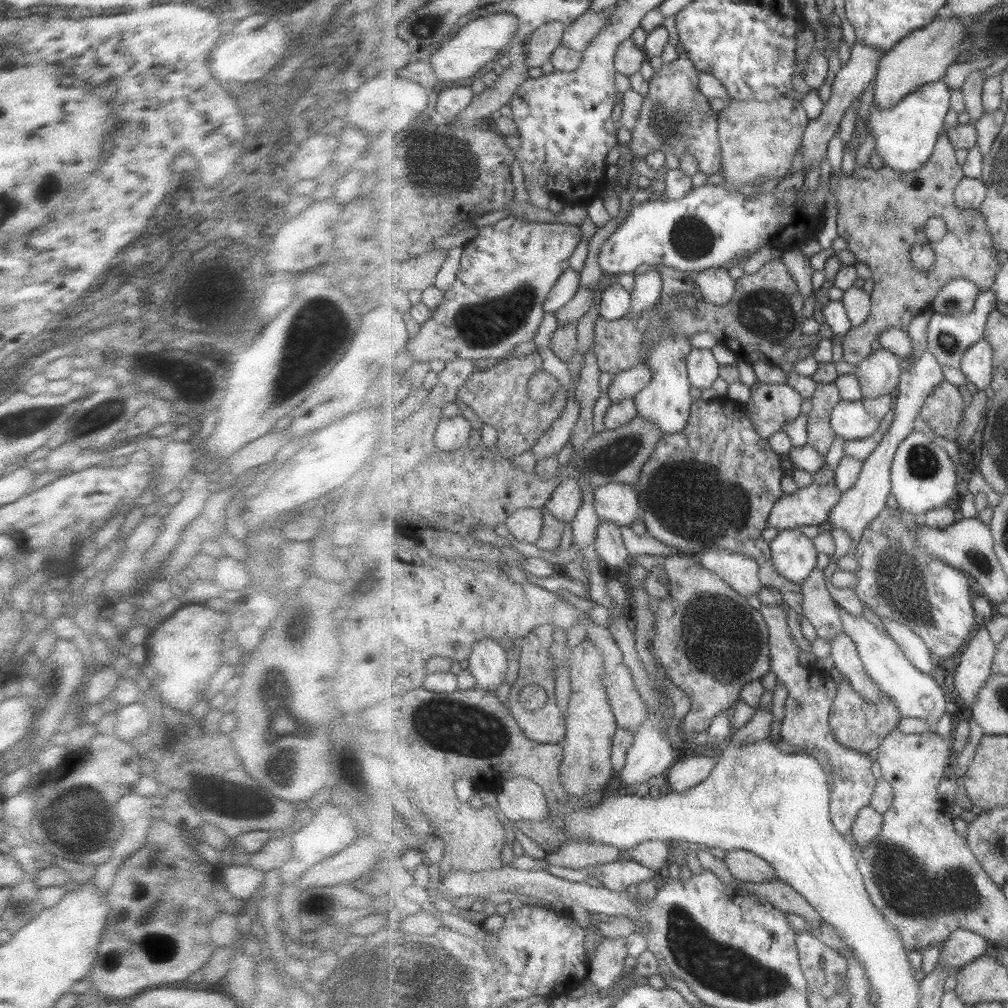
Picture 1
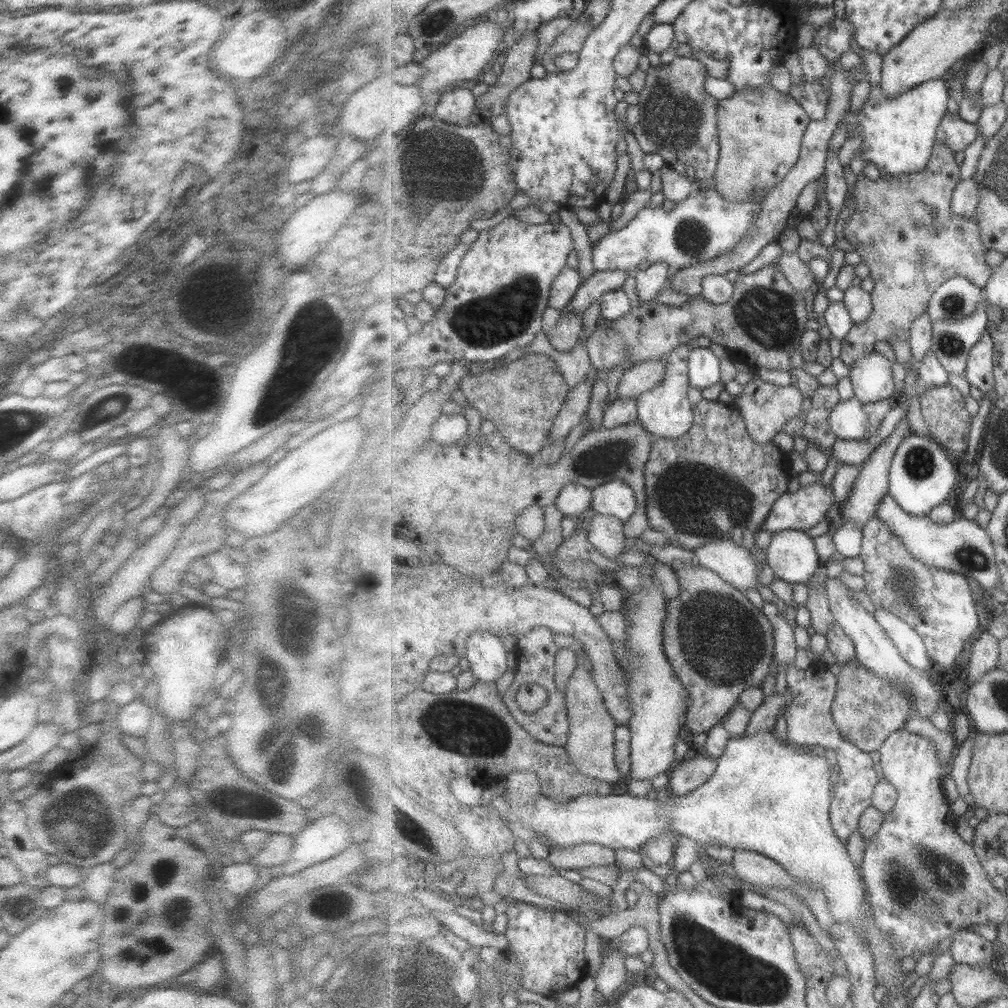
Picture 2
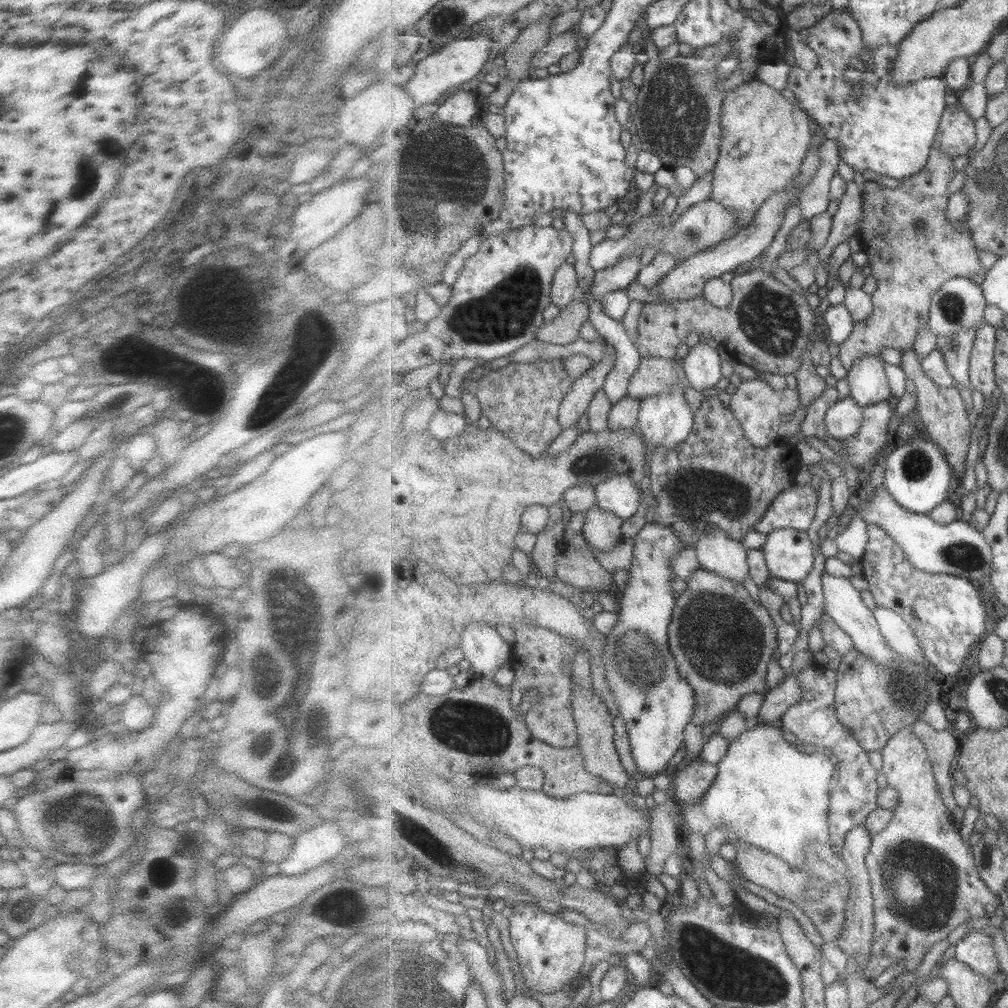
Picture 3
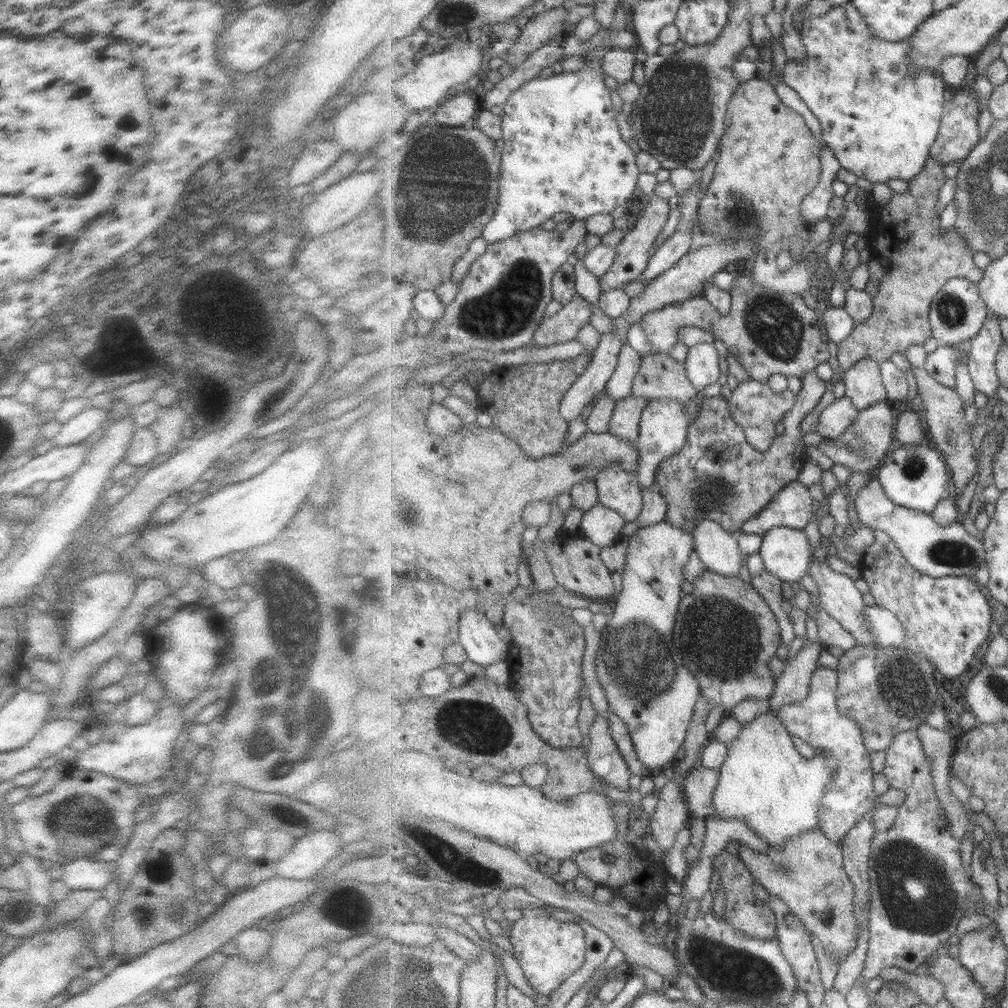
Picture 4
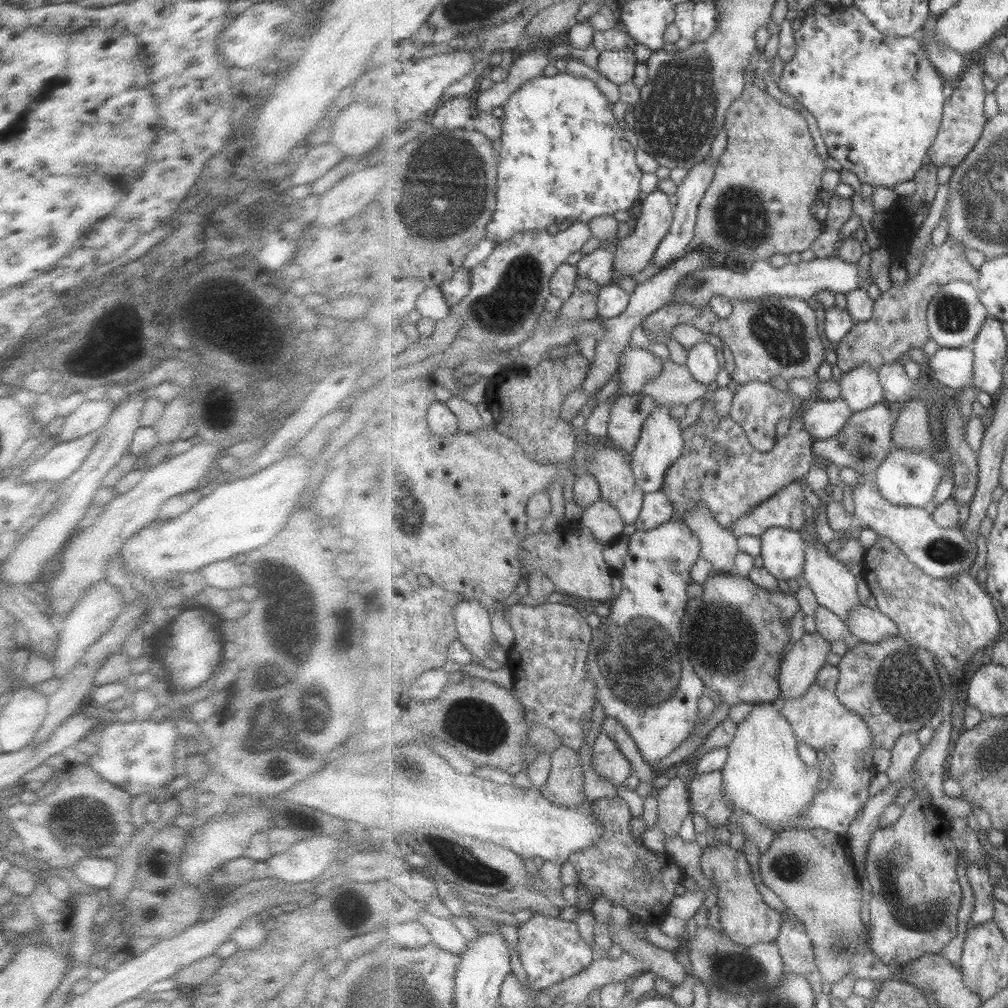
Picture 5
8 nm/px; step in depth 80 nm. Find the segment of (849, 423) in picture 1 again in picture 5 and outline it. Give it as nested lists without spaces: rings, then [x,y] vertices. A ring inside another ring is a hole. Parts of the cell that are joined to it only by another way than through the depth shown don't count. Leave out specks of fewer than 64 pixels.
[[[839,398],[813,402],[803,416],[804,427],[816,441],[835,438],[847,420],[853,416],[851,407]]]

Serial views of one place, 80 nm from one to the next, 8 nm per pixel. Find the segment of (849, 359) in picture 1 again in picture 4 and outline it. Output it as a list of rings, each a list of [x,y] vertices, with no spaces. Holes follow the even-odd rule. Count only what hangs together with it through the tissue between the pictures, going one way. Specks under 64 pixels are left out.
[[[930,157],[927,159],[926,166],[923,167],[923,170],[915,176],[915,178],[911,179],[909,183],[908,189],[903,193],[896,193],[894,192],[894,195],[891,197],[891,200],[889,201],[889,204],[886,204],[885,206],[879,206],[876,205],[873,206],[873,213],[871,214],[871,231],[870,234],[872,236],[872,241],[868,244],[869,247],[872,249],[872,254],[877,262],[881,264],[881,268],[883,268],[883,279],[880,283],[880,290],[878,294],[874,297],[874,312],[873,316],[871,316],[871,319],[865,320],[863,322],[857,322],[853,332],[851,332],[851,335],[841,344],[836,346],[836,356],[838,359],[838,364],[843,372],[847,372],[851,367],[855,366],[860,360],[863,359],[871,359],[878,361],[879,363],[889,361],[889,358],[893,356],[893,354],[904,354],[911,348],[911,346],[923,346],[929,339],[932,338],[932,329],[930,326],[930,308],[932,306],[933,300],[935,299],[935,296],[938,295],[940,291],[942,291],[943,286],[947,285],[947,282],[951,281],[955,278],[963,278],[966,280],[969,280],[970,282],[973,282],[975,284],[978,284],[983,280],[984,271],[982,269],[978,268],[978,265],[975,265],[975,258],[974,258],[974,252],[968,242],[963,240],[945,240],[943,238],[943,234],[940,231],[940,214],[936,211],[936,208],[938,207],[938,200],[939,200],[939,191],[941,190],[941,187],[945,184],[945,176],[943,175],[943,166],[945,164],[941,164],[939,161],[935,160],[933,157]]]

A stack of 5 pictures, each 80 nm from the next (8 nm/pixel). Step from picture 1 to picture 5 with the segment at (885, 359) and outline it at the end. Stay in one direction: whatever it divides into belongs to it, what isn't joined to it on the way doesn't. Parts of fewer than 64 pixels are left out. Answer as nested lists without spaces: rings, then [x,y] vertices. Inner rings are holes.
[[[862,364],[848,373],[837,373],[841,387],[841,399],[847,402],[853,413],[859,413],[885,402],[885,391],[878,371],[870,364]]]

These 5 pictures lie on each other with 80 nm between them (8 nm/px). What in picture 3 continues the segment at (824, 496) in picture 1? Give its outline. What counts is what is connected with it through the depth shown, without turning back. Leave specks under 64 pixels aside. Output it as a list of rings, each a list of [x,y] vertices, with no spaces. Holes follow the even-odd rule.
[[[796,485],[786,488],[753,530],[769,534],[782,528],[809,530],[819,502],[818,493],[809,485]]]

